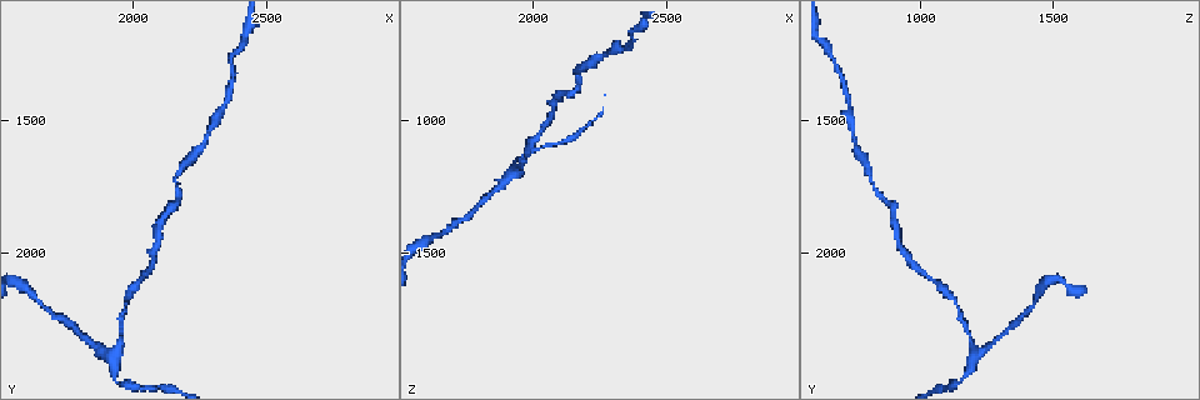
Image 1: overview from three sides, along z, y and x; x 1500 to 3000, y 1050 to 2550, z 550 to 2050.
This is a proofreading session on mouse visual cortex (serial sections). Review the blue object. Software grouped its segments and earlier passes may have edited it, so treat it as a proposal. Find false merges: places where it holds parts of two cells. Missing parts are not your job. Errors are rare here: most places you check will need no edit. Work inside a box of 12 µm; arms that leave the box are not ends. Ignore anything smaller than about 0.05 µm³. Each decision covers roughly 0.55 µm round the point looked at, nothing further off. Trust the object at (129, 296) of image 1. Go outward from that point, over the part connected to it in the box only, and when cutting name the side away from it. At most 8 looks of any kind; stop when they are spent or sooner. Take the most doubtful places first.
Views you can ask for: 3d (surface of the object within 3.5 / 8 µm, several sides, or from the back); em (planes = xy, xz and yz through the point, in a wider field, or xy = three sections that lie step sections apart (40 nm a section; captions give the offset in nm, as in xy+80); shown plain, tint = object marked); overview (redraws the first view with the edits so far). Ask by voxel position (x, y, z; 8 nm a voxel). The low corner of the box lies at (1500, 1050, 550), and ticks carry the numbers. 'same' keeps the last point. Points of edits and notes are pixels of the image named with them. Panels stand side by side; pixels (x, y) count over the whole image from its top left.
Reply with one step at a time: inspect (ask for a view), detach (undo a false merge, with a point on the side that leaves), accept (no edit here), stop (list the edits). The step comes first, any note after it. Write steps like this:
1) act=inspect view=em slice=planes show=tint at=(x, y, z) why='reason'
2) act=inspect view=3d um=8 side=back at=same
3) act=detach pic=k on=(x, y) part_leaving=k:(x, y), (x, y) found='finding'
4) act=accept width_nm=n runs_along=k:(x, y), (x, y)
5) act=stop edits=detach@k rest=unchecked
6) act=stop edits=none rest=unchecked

act=inspect view=3d um=3.5 side=back at=(1930, 2390, 1210) why='three-way junction'

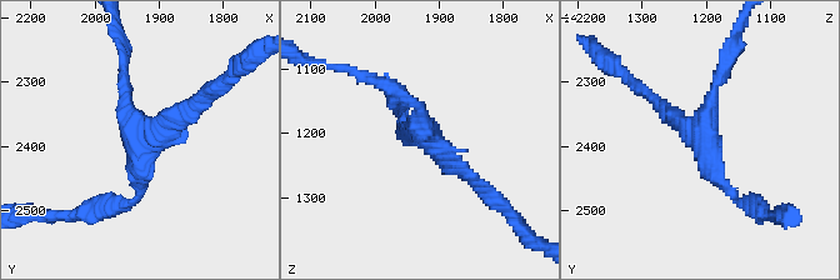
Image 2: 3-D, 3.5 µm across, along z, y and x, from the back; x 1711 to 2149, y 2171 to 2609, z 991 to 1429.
act=inspect view=em slice=xy step=2 show=tint at=(1925, 2380, 1210) arms=3 arm_widths_nm=150,150,200 why='shape alone is not enough'

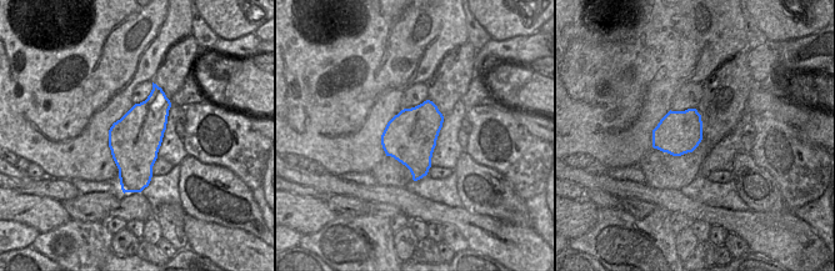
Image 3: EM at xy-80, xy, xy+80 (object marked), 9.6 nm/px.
act=accept runs_along=2:(405, 113), (405, 129), (481, 186) found='one cell here'

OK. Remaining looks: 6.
act=inspect view=3d um=3.5 at=(1620, 2150, 1450) why='sudden change in width'

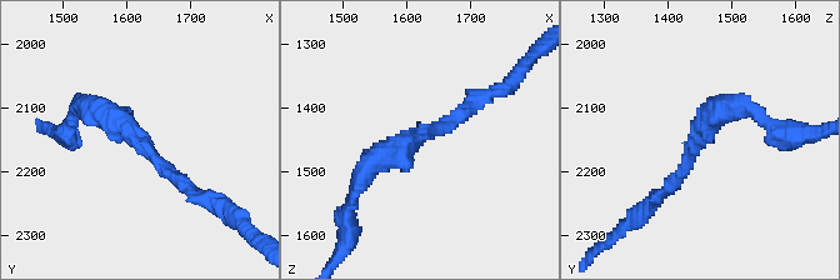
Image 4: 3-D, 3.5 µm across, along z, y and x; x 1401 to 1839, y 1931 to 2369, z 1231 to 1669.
act=inspect view=em slice=xy step=3 show=tint at=(1620, 2160, 1440) arm_widths_nm=200,350

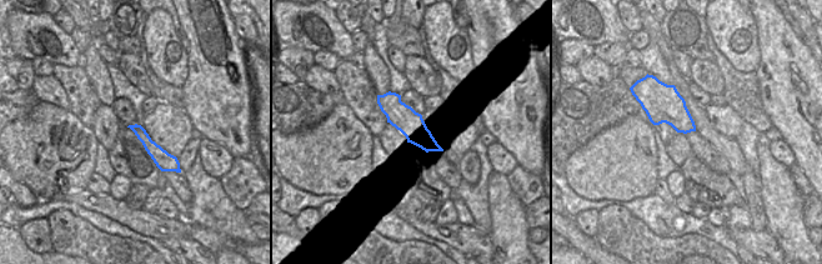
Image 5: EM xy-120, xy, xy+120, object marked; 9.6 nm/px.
act=accept runs_along=5:(380, 98), (429, 144), (436, 148) found='all the same cell'

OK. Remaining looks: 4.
act=inspect view=3d um=3.5 at=(2280, 1560, 750) why='thin neck'

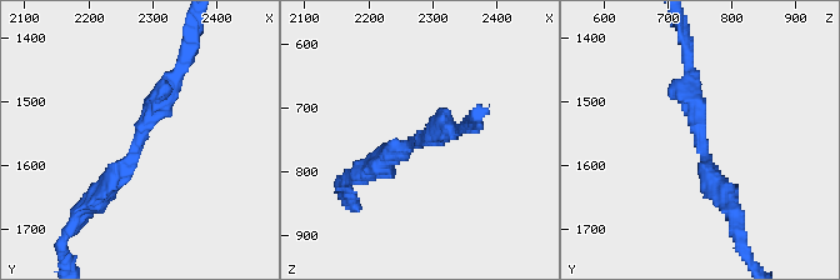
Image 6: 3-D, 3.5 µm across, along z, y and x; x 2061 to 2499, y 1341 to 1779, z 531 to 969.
act=inspect view=em slice=xy step=5 show=tint at=(2280, 1565, 755) arm_widths_nm=250,250 why='shape alone is not enough'

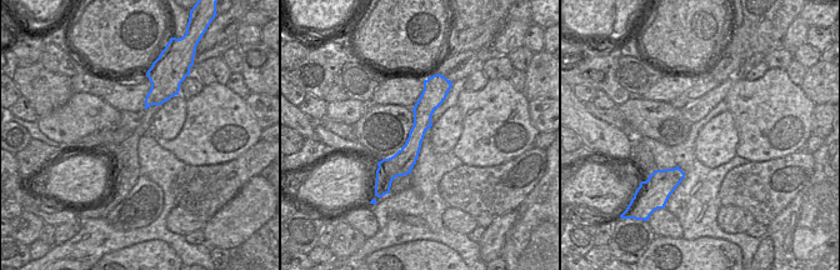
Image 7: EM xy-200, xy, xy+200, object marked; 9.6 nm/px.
act=accept runs_along=6:(88, 206), (134, 156), (176, 73) found='all the same cell'

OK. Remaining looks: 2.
act=stop edits=none rest=unchecked

